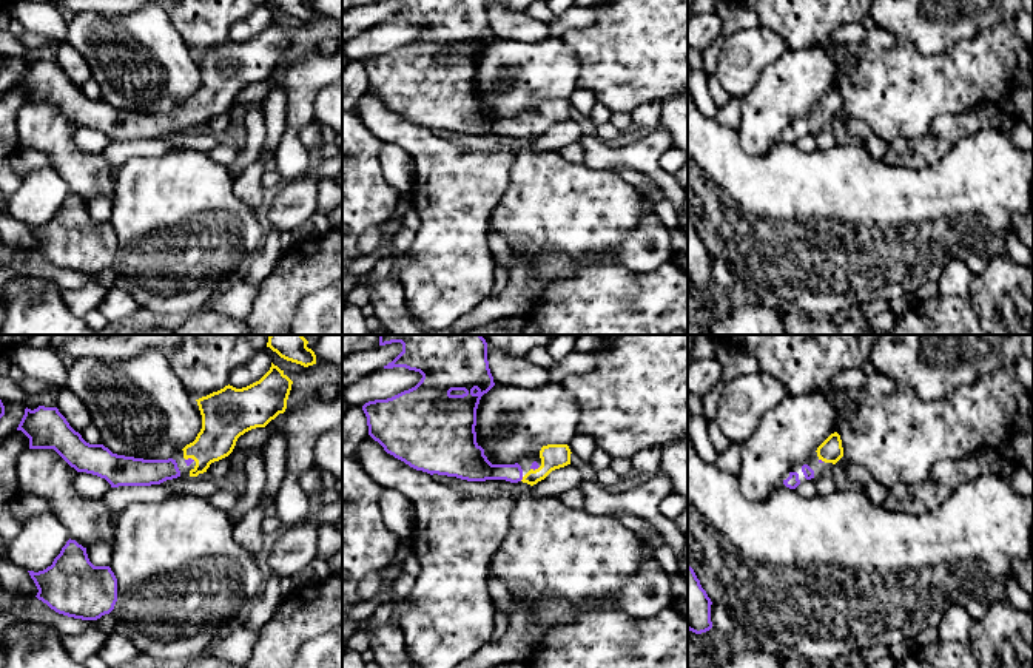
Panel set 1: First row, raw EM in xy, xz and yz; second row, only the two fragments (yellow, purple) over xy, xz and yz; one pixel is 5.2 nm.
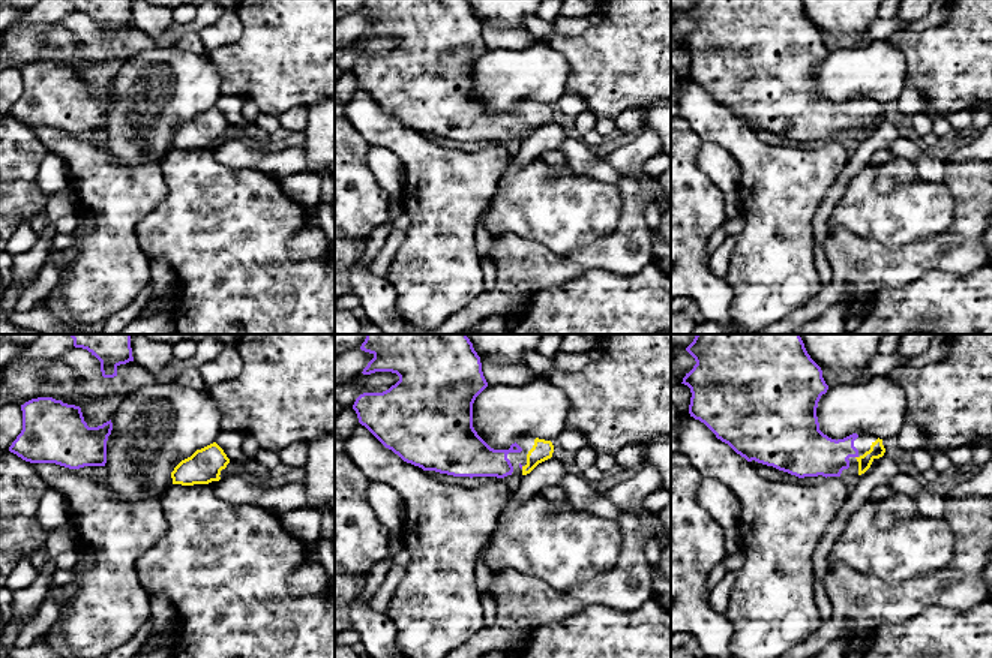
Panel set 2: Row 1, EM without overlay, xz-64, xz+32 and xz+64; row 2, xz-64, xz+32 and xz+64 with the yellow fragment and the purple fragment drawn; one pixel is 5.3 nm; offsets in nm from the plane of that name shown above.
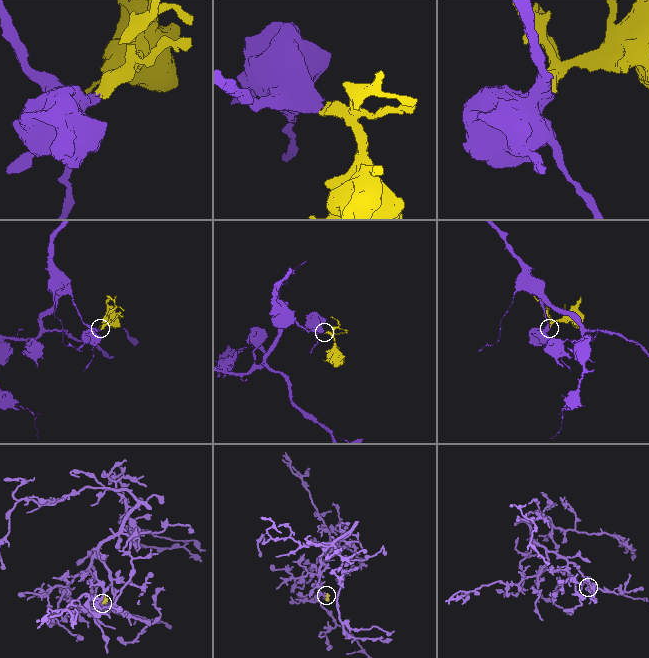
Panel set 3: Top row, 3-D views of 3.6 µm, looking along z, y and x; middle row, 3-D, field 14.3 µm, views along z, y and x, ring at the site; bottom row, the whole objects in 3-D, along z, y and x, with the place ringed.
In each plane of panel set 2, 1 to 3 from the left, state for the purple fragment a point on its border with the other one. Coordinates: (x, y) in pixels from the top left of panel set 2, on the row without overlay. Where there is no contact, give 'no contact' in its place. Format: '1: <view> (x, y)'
1: no contact
2: no contact
3: no contact

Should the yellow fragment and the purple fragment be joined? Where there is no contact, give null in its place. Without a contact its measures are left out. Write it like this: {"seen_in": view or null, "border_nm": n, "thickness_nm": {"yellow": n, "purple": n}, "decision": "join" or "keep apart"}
{"seen_in": "xz", "border_nm": 30, "thickness_nm": {"yellow": 130, "purple": 140}, "decision": "join"}

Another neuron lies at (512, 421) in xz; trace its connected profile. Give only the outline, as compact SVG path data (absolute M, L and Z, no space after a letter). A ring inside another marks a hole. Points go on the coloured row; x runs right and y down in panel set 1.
M495 384L476 409L476 443L492 464L515 464L543 446L569 444L578 420L578 401L564 384Z

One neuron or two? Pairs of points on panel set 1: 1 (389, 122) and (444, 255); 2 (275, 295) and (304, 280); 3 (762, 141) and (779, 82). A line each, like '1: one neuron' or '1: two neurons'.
1: one neuron
2: one neuron
3: one neuron

